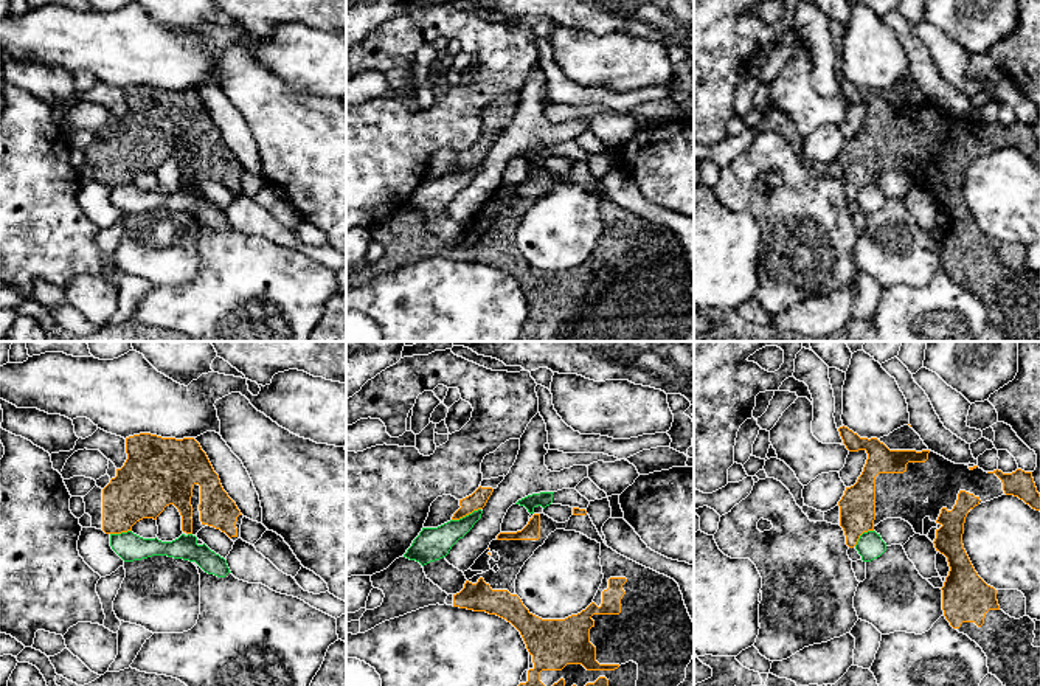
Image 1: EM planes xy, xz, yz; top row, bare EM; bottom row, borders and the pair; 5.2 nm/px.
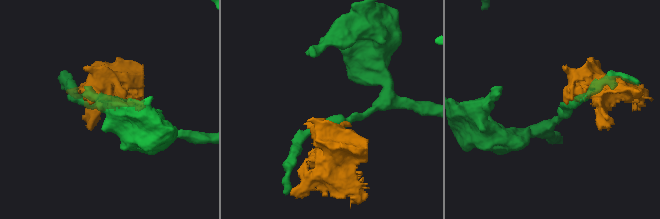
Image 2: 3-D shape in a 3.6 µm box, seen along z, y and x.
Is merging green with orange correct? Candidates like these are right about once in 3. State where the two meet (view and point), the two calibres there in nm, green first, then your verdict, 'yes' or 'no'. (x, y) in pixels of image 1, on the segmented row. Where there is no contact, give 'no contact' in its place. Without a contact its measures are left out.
contact xz (466, 516); calibres 170 and 90 nm; no

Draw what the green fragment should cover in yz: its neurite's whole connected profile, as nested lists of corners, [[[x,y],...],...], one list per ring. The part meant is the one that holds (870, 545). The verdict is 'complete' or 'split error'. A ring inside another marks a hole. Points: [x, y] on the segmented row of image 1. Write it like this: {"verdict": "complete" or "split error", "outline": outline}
{"verdict": "complete", "outline": [[[875,531],[863,532],[855,545],[863,562],[871,562],[886,551],[886,543]]]}

